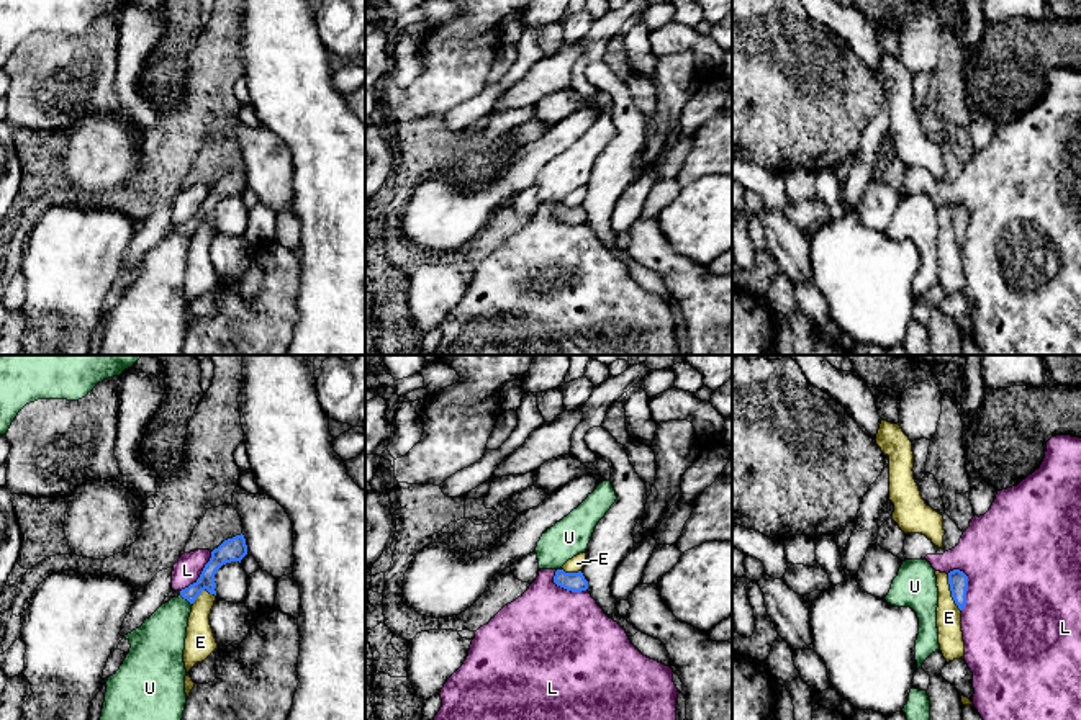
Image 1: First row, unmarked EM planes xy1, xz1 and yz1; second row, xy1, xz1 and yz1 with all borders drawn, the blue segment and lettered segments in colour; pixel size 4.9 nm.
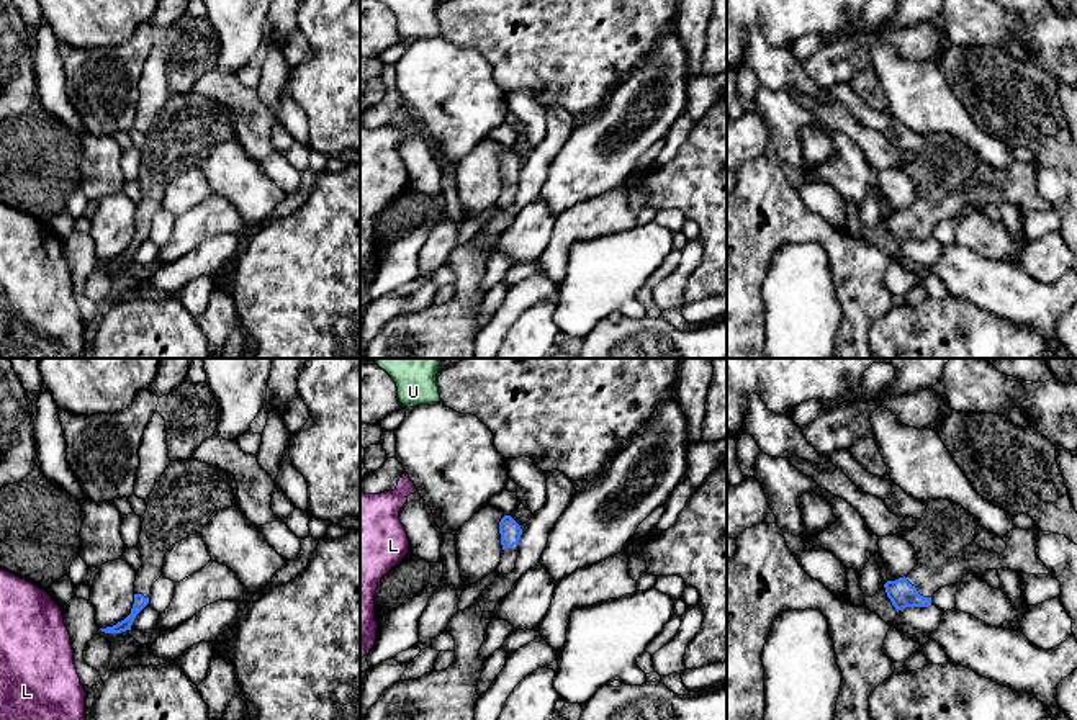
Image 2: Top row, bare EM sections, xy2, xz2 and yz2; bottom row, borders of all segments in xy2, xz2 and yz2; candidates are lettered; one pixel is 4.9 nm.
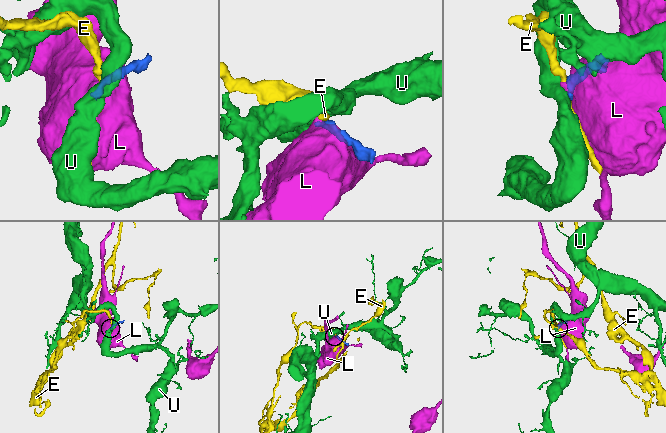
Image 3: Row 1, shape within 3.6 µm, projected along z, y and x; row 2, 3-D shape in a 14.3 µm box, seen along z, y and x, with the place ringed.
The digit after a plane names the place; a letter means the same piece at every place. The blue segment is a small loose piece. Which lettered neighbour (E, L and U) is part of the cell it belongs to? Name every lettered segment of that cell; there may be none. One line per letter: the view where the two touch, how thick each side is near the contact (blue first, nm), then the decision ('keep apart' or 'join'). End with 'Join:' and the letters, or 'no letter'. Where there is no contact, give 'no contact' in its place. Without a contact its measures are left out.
E: yz1 | 100/130 nm | keep apart
L: yz1 | 100/500 nm | keep apart
U: xy1 | 80/240 nm | keep apart
Join: no letter

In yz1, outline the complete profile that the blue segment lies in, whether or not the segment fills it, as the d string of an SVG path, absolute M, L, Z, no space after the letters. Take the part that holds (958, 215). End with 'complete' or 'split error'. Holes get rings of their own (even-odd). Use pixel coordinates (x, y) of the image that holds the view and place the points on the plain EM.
M953 203L948 206L948 218L955 237L963 244L966 239L968 209L960 203Z; complete

